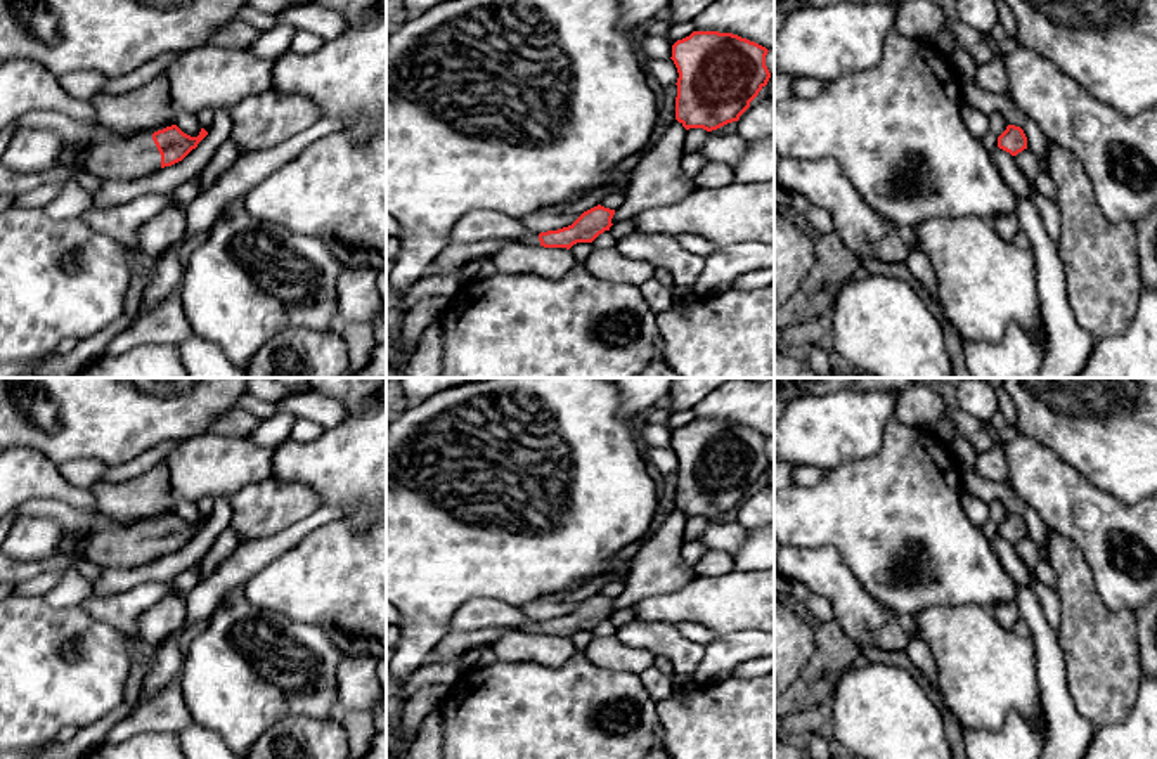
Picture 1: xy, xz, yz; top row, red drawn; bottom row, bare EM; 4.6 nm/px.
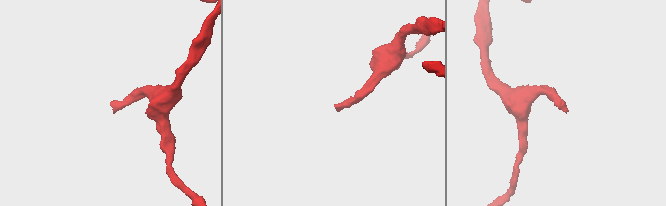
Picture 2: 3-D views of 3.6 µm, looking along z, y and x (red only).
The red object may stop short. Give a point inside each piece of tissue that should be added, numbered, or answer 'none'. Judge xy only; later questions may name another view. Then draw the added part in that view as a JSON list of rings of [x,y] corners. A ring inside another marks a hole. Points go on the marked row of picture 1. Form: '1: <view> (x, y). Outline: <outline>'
1: xy (108, 156). Outline: [[[99,132],[80,151],[62,140],[61,172],[80,166],[85,173],[106,182],[137,180],[161,170],[161,154],[151,133],[123,140],[113,133]]]

